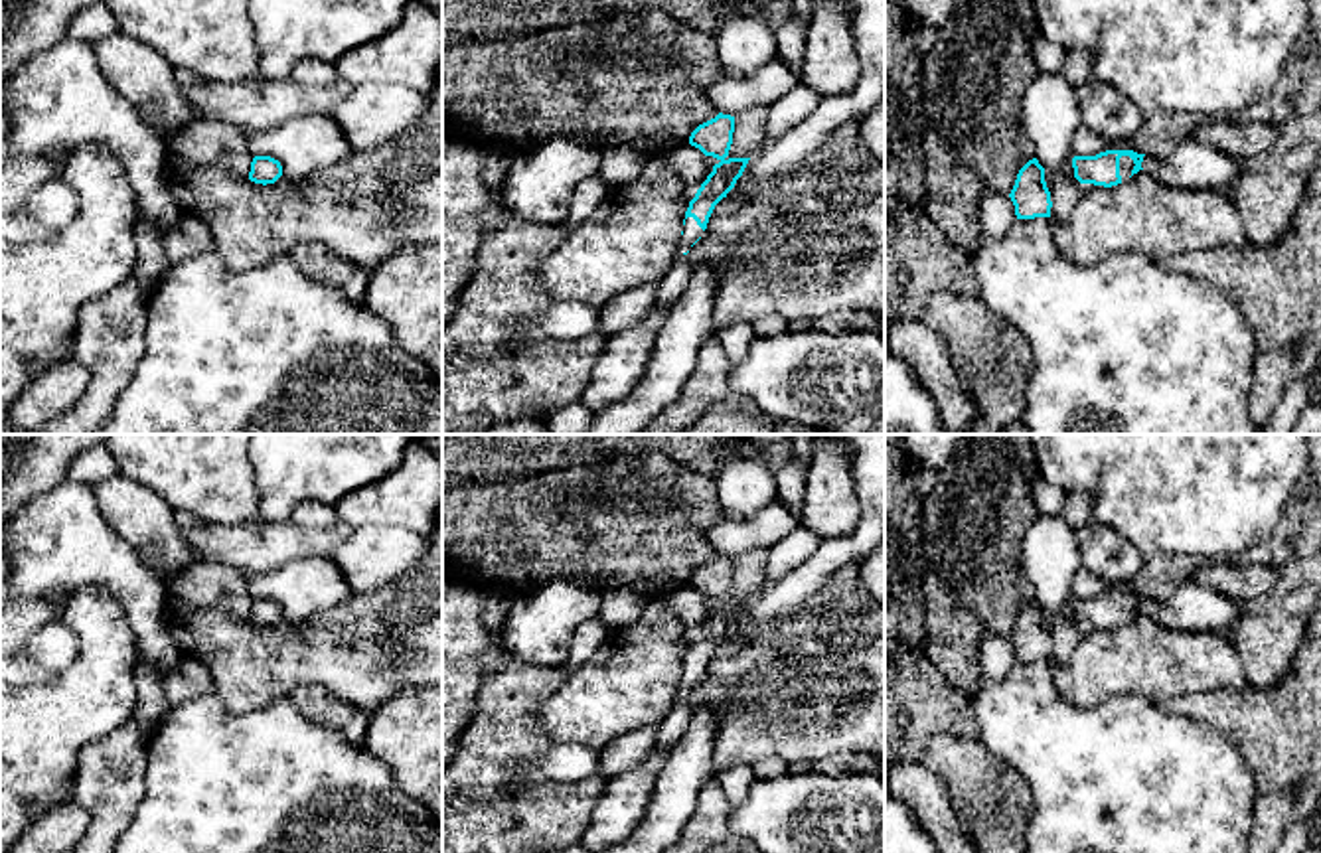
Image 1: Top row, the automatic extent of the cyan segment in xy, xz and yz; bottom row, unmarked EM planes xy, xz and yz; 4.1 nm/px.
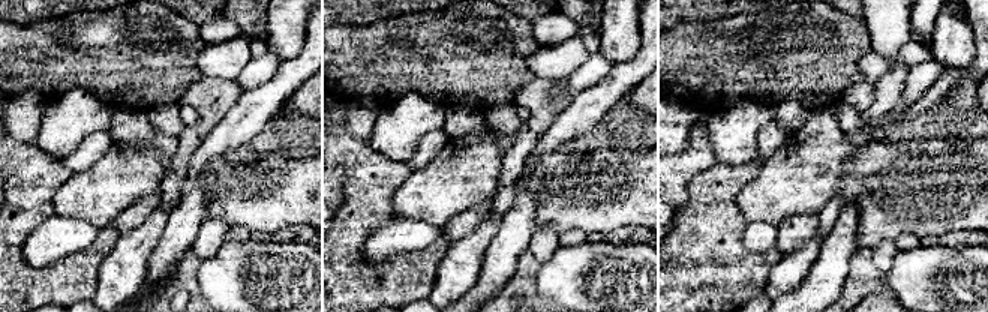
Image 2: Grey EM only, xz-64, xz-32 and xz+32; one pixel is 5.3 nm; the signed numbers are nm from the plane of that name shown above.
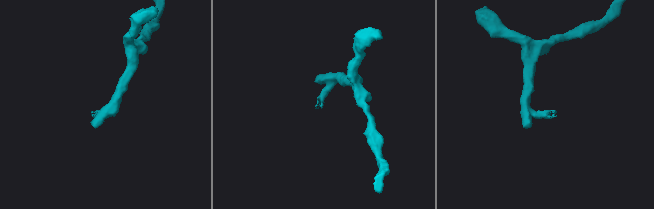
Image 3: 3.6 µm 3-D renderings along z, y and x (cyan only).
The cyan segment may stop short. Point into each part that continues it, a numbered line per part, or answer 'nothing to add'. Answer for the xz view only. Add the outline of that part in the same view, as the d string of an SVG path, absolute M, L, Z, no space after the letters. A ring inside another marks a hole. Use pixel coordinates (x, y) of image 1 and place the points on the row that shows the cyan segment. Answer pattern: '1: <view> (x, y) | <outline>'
1: xz (670, 287) | M693 217L685 219L683 235L679 241L681 255L679 255L677 263L673 265L673 269L658 282L658 306L671 308L671 304L677 300L677 296L687 286L687 282L693 274L693 267L687 261L685 253L691 249L691 245L699 237L703 237L703 233L705 231L697 225L697 221Z

